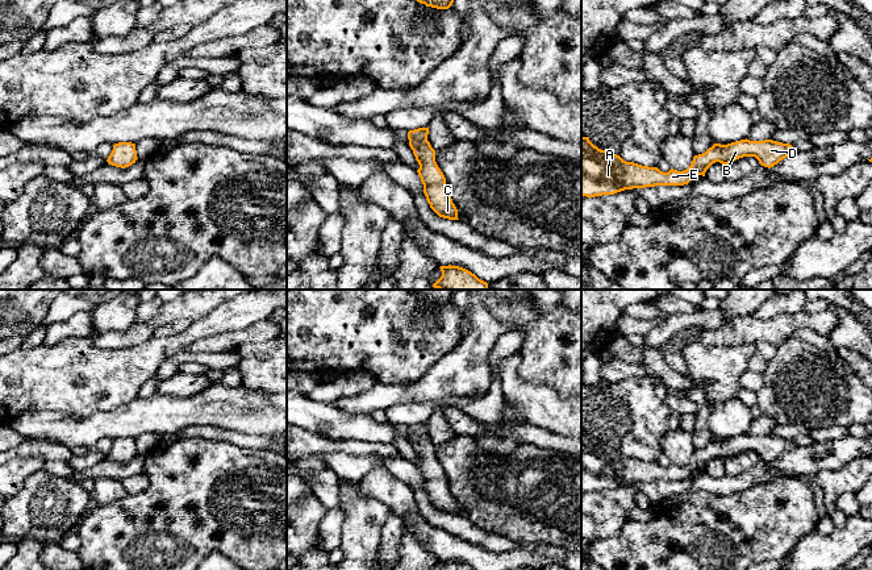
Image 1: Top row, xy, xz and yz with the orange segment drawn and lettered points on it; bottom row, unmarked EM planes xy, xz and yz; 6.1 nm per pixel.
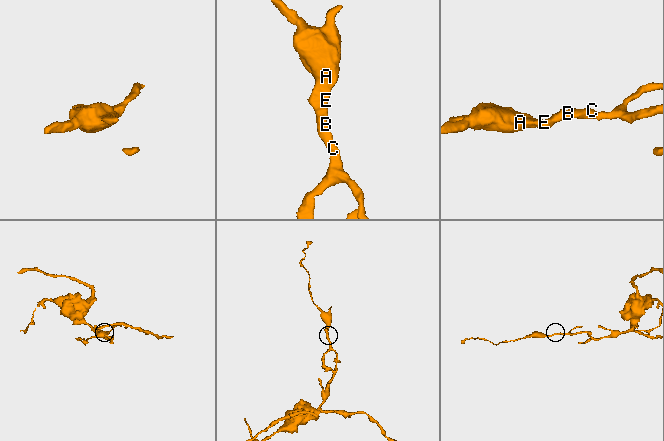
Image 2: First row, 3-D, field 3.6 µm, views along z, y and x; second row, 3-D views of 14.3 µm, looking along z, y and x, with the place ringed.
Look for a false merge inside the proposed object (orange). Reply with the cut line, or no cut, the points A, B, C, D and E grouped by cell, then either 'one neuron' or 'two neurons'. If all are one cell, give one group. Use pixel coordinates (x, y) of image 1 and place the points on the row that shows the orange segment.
cut none; groups A B C D E; one neuron

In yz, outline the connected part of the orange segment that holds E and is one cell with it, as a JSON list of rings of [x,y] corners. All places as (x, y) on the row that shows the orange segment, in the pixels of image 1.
[[[581,137],[581,196],[614,195],[655,186],[684,186],[698,175],[705,176],[715,162],[726,166],[743,157],[755,157],[762,166],[771,168],[794,153],[789,143],[746,138],[727,145],[714,143],[705,153],[694,155],[687,170],[671,168],[663,172],[658,167],[626,162],[612,151],[598,149],[588,137]]]

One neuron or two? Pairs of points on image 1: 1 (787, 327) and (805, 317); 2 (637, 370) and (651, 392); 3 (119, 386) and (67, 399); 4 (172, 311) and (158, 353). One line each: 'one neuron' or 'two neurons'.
1: one neuron
2: two neurons
3: one neuron
4: two neurons

